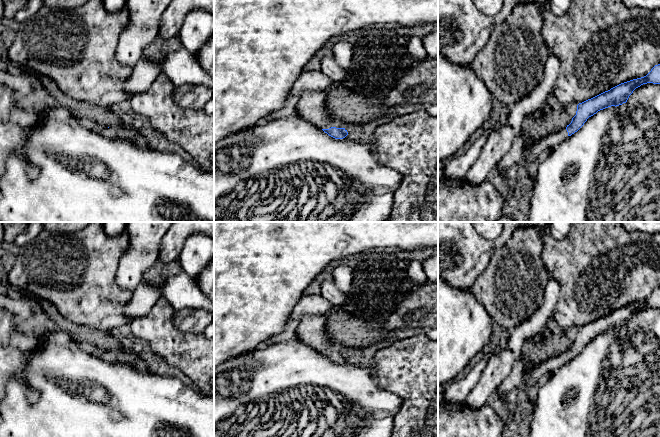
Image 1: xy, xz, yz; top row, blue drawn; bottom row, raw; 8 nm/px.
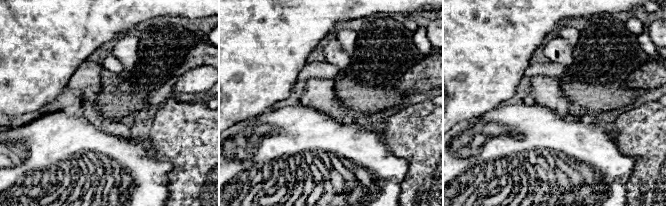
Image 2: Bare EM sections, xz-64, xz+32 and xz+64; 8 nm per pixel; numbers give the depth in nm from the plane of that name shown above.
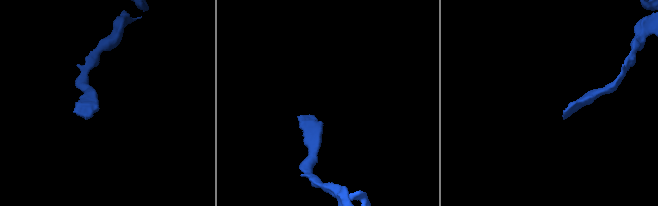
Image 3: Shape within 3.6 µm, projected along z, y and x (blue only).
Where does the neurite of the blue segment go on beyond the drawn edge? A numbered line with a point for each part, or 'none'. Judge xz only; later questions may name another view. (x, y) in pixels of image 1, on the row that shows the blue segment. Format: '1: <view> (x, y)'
1: xz (311, 106)

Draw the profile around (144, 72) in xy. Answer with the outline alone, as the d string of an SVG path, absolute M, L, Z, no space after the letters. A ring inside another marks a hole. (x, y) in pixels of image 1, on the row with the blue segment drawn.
M142 57L132 67L132 73L124 84L124 90L130 96L128 100L143 94L161 72L163 72L161 60Z

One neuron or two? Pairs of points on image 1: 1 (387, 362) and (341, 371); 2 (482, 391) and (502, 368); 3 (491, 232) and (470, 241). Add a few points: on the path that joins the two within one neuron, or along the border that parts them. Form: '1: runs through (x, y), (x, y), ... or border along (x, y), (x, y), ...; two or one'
1: border along (370, 367), (377, 383), (382, 388); two
2: runs through (488, 385), (496, 374); one
3: border along (476, 232), (487, 239), (494, 239), (501, 233); two

